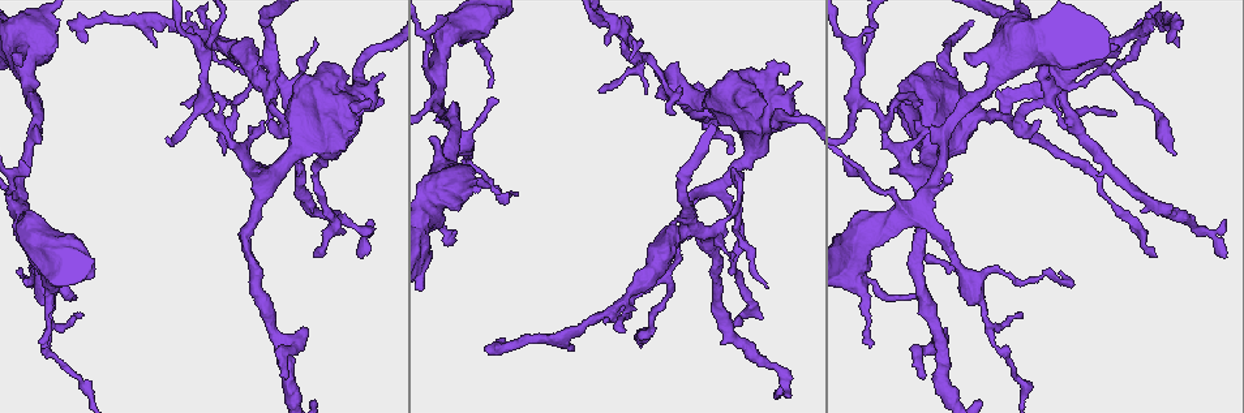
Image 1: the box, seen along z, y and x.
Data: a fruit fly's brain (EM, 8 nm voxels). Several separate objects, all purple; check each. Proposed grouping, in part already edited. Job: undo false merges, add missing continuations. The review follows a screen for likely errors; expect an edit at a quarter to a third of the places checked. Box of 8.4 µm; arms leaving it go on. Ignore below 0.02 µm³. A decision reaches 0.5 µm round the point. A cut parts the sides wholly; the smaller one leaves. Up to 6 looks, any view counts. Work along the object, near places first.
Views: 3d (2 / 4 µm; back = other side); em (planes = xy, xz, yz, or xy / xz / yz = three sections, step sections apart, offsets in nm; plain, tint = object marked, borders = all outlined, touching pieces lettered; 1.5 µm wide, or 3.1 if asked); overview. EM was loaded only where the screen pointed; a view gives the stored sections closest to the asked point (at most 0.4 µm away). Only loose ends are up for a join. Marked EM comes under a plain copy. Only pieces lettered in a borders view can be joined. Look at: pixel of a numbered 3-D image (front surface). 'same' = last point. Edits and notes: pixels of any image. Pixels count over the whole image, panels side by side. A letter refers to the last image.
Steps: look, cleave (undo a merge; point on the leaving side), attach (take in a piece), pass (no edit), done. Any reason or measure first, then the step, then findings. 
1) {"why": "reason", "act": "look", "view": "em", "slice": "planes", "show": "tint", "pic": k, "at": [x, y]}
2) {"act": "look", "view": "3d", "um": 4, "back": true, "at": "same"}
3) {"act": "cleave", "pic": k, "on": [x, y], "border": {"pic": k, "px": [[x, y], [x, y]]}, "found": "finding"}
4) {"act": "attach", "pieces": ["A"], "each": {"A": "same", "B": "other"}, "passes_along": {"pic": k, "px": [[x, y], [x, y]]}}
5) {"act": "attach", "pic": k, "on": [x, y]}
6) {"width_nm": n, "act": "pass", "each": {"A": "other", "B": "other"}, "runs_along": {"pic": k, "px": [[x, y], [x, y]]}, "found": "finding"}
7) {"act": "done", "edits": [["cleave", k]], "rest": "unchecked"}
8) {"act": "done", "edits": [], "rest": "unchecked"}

{"why": "free end", "act": "look", "view": "em", "slice": "planes", "show": "borders", "pic": 1, "at": [370, 100]}

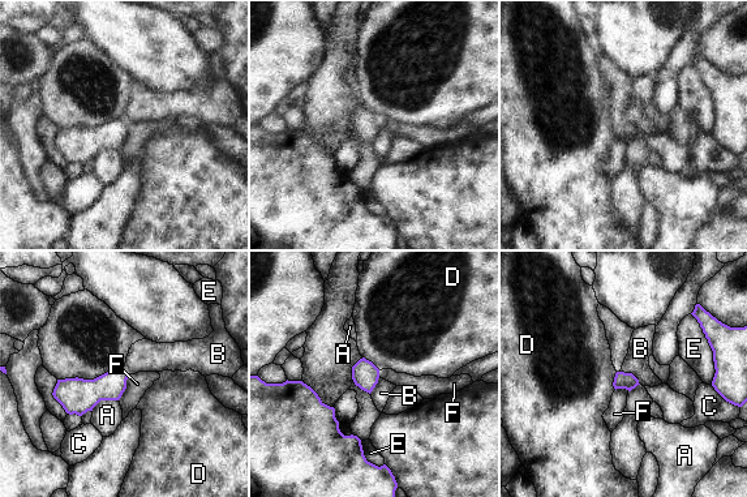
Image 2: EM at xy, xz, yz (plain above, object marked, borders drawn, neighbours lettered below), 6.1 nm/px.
{"act": "pass", "each": {"A": "other", "B": "other", "C": "other", "D": "other", "E": "other", "F": "other"}, "border": {"pic": 2, "px": [[129, 375], [125, 390], [117, 399]]}, "found": "no lettered piece goes on from it"}

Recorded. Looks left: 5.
{"why": "thin end", "act": "look", "view": "em", "slice": "planes", "show": "borders", "pic": 1, "at": [671, 112]}

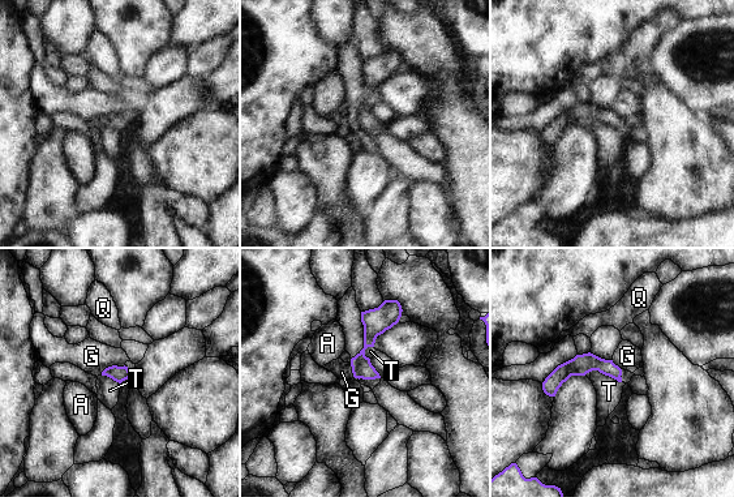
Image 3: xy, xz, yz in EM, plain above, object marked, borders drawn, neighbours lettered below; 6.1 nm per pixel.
{"act": "pass", "each": {"A": "other", "G": "other", "Q": "other", "T": "other"}, "runs_along": {"pic": 3, "px": [[394, 303], [373, 328], [357, 375]]}, "found": "none of them fits"}

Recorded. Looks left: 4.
{"why": "thick turns thin", "act": "look", "view": "em", "slice": "xz", "step": 8, "show": "borders", "pic": 1, "at": [54, 323]}

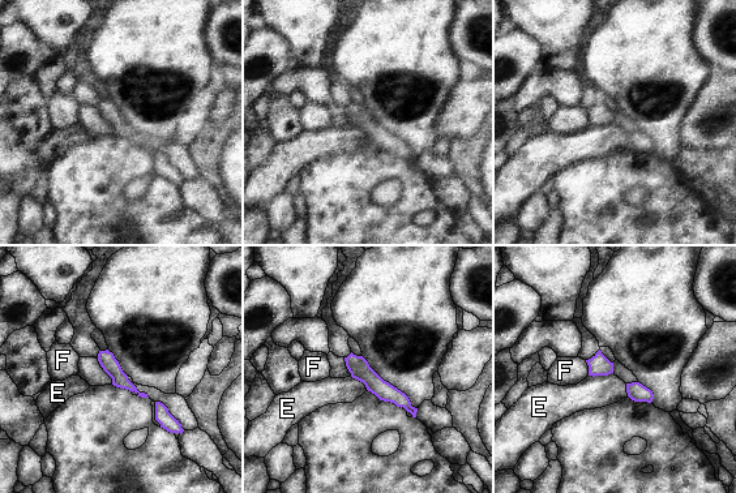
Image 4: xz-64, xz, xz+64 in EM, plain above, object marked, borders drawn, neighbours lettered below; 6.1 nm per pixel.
{"act": "look", "view": "em", "slice": "planes", "show": "borders", "at": "same"}

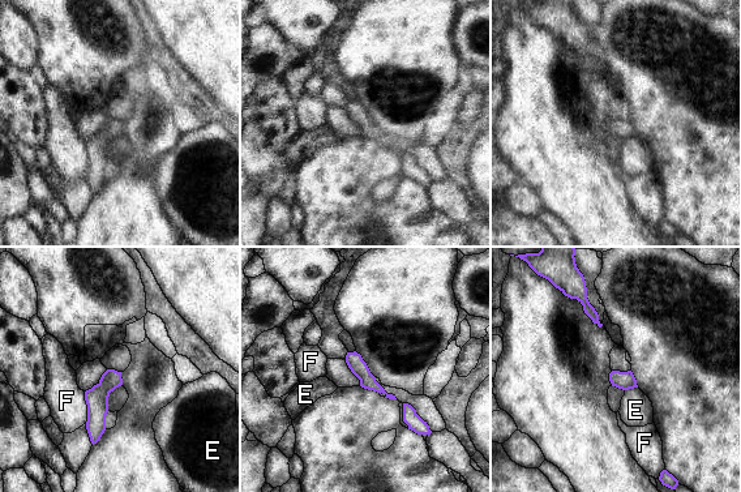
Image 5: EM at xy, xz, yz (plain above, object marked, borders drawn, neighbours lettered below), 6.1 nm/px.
{"act": "pass", "each": {"E": "other", "F": "other"}, "runs_along": {"pic": 5, "px": [[111, 372], [97, 397], [94, 439]]}, "found": "one cell here"}

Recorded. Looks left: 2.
{"act": "done", "edits": [], "rest": "unchecked"}

